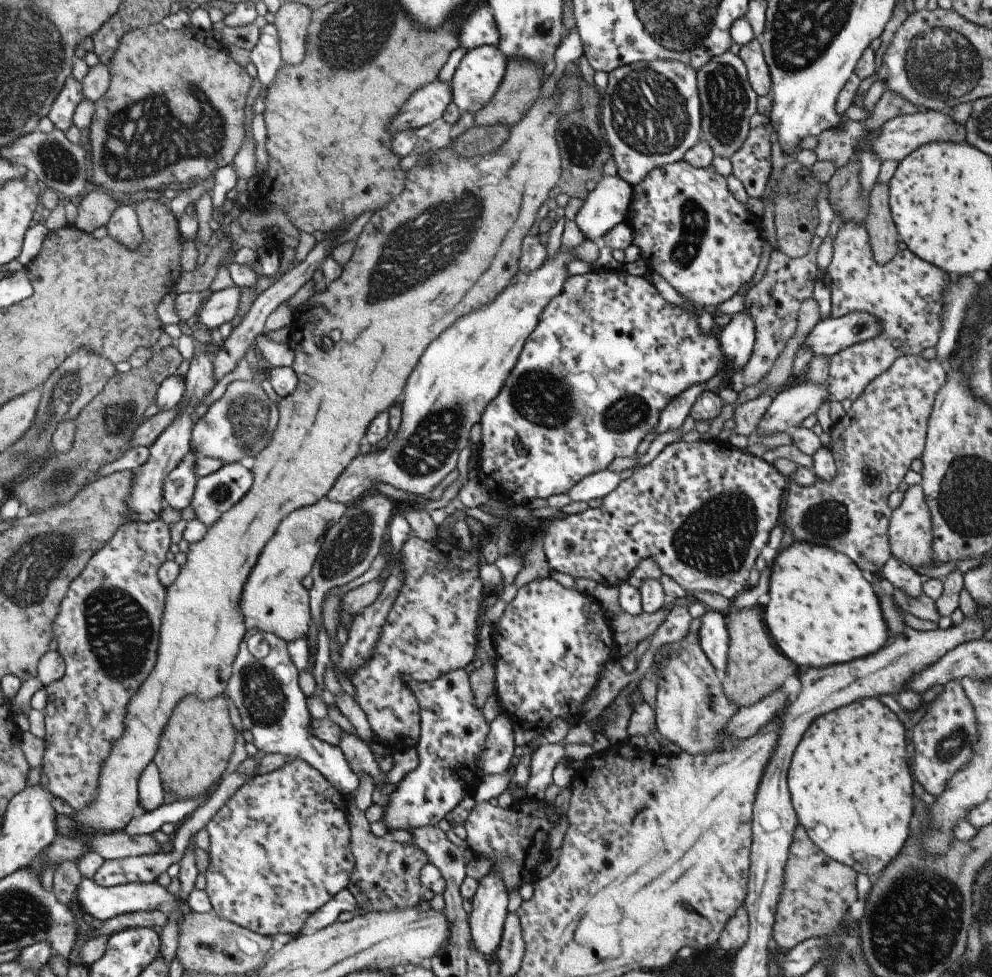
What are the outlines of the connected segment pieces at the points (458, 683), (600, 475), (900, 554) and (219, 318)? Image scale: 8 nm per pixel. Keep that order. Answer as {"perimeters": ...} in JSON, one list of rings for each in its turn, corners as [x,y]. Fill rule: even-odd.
{"perimeters":[[[[468,669],[442,674],[437,680],[413,684],[418,702],[419,736],[415,750],[419,766],[399,780],[397,787],[381,804],[387,834],[392,830],[413,830],[437,825],[463,796],[473,796],[473,790],[484,775],[477,768],[483,750],[488,724],[481,710],[473,704]]],[[[606,468],[582,478],[575,486],[571,486],[566,492],[570,501],[591,500],[603,498],[609,492],[615,490],[617,484],[625,474],[609,472]]],[[[920,484],[908,486],[907,490],[902,493],[901,502],[891,511],[887,525],[887,536],[891,557],[897,558],[903,564],[913,566],[913,568],[915,566],[919,568],[921,564],[931,566],[931,562],[933,562],[932,522]]],[[[237,286],[212,291],[209,298],[197,311],[196,322],[200,327],[213,330],[220,324],[227,323],[236,316],[239,304],[240,290]]]]}

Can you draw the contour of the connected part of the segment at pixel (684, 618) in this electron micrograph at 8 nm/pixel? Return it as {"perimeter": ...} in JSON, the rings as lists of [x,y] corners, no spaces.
{"perimeter":[[[673,606],[673,608],[669,608],[665,620],[653,631],[650,650],[656,651],[665,643],[671,644],[681,640],[687,634],[687,630],[689,630],[691,619],[685,606]]]}

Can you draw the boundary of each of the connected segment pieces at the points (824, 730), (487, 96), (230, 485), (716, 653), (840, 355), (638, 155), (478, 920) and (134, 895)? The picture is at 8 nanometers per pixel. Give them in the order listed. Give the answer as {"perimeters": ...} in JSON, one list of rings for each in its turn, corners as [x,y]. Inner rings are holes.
{"perimeters":[[[[863,698],[857,702],[851,702],[847,706],[841,706],[837,710],[830,710],[825,714],[819,715],[811,722],[811,726],[805,730],[803,738],[797,743],[797,748],[793,751],[790,758],[790,765],[787,769],[786,784],[790,794],[791,806],[795,810],[799,825],[803,826],[807,838],[823,852],[831,860],[836,860],[845,866],[849,866],[856,874],[873,874],[885,868],[889,864],[889,860],[901,850],[901,846],[905,844],[907,836],[907,824],[909,824],[909,816],[911,816],[911,798],[913,794],[913,784],[911,776],[907,768],[905,755],[905,728],[899,721],[895,713],[887,706],[883,705],[875,698]]],[[[481,45],[469,49],[464,54],[449,81],[451,84],[451,102],[457,106],[461,113],[474,114],[491,100],[503,78],[506,60],[503,54],[491,45]]],[[[240,463],[221,465],[221,468],[215,470],[215,472],[198,478],[195,481],[189,504],[195,514],[195,519],[199,520],[205,528],[215,524],[221,518],[221,514],[235,506],[247,494],[252,484],[252,478],[252,472]]],[[[706,608],[699,618],[699,646],[718,675],[725,672],[728,632],[725,616]]],[[[841,223],[832,242],[832,257],[824,273],[823,280],[829,287],[831,318],[841,318],[845,314],[864,312],[877,320],[879,333],[875,334],[873,338],[852,344],[827,357],[827,360],[829,360],[826,380],[828,383],[827,390],[829,390],[831,400],[836,401],[843,400],[843,398],[848,398],[850,401],[857,400],[859,394],[867,388],[867,384],[873,378],[877,378],[879,374],[883,374],[895,362],[895,358],[899,358],[899,356],[917,356],[923,350],[936,346],[939,330],[941,330],[941,318],[943,318],[941,292],[943,292],[945,284],[949,282],[949,276],[946,272],[917,258],[909,249],[898,250],[889,262],[877,264],[872,258],[867,230],[865,230],[863,223]]],[[[655,59],[625,64],[607,73],[607,86],[600,90],[598,121],[610,146],[616,175],[635,188],[647,172],[683,158],[700,138],[701,109],[696,87],[696,71],[675,60]]],[[[489,872],[478,880],[467,918],[469,936],[477,954],[489,959],[495,952],[507,916],[507,903],[508,894],[497,872]]],[[[82,878],[79,886],[77,886],[75,900],[83,912],[102,921],[125,913],[152,910],[158,910],[167,915],[177,910],[182,919],[183,916],[187,916],[191,910],[187,907],[186,902],[183,902],[177,895],[178,894],[170,894],[166,888],[163,888],[155,881],[149,883],[127,883],[112,886],[111,888],[101,888],[101,886],[97,886],[97,884],[93,882],[93,879]]]]}

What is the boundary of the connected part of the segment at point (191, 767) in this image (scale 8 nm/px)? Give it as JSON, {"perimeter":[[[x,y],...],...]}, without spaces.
{"perimeter":[[[219,694],[209,700],[183,698],[173,708],[167,726],[163,728],[153,762],[161,776],[163,789],[175,798],[197,798],[224,774],[235,744],[235,730],[229,720],[225,697]]]}

